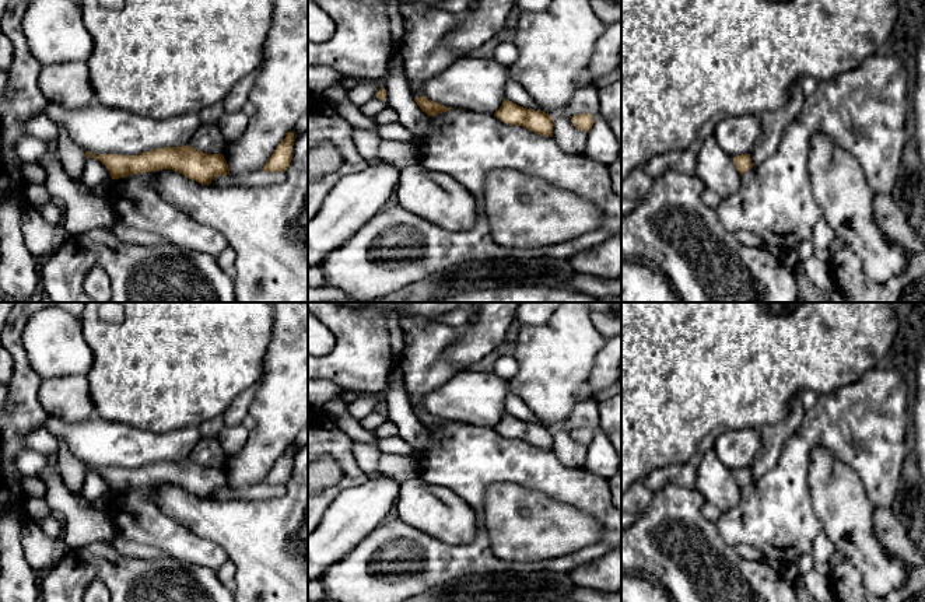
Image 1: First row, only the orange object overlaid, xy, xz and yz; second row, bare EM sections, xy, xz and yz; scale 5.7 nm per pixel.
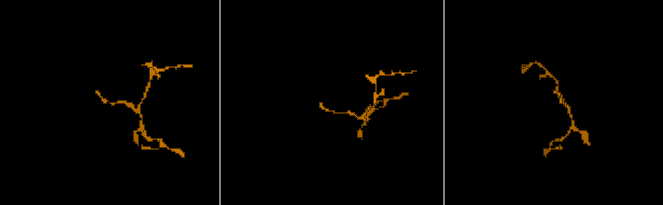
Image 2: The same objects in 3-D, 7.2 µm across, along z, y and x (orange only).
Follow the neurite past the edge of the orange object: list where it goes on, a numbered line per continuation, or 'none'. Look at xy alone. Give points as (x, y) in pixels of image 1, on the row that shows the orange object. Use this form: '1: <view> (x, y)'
1: xy (209, 139)

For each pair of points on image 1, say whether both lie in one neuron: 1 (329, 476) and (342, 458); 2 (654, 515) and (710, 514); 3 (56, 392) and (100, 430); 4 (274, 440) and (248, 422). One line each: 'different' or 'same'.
1: different
2: different
3: different
4: different

